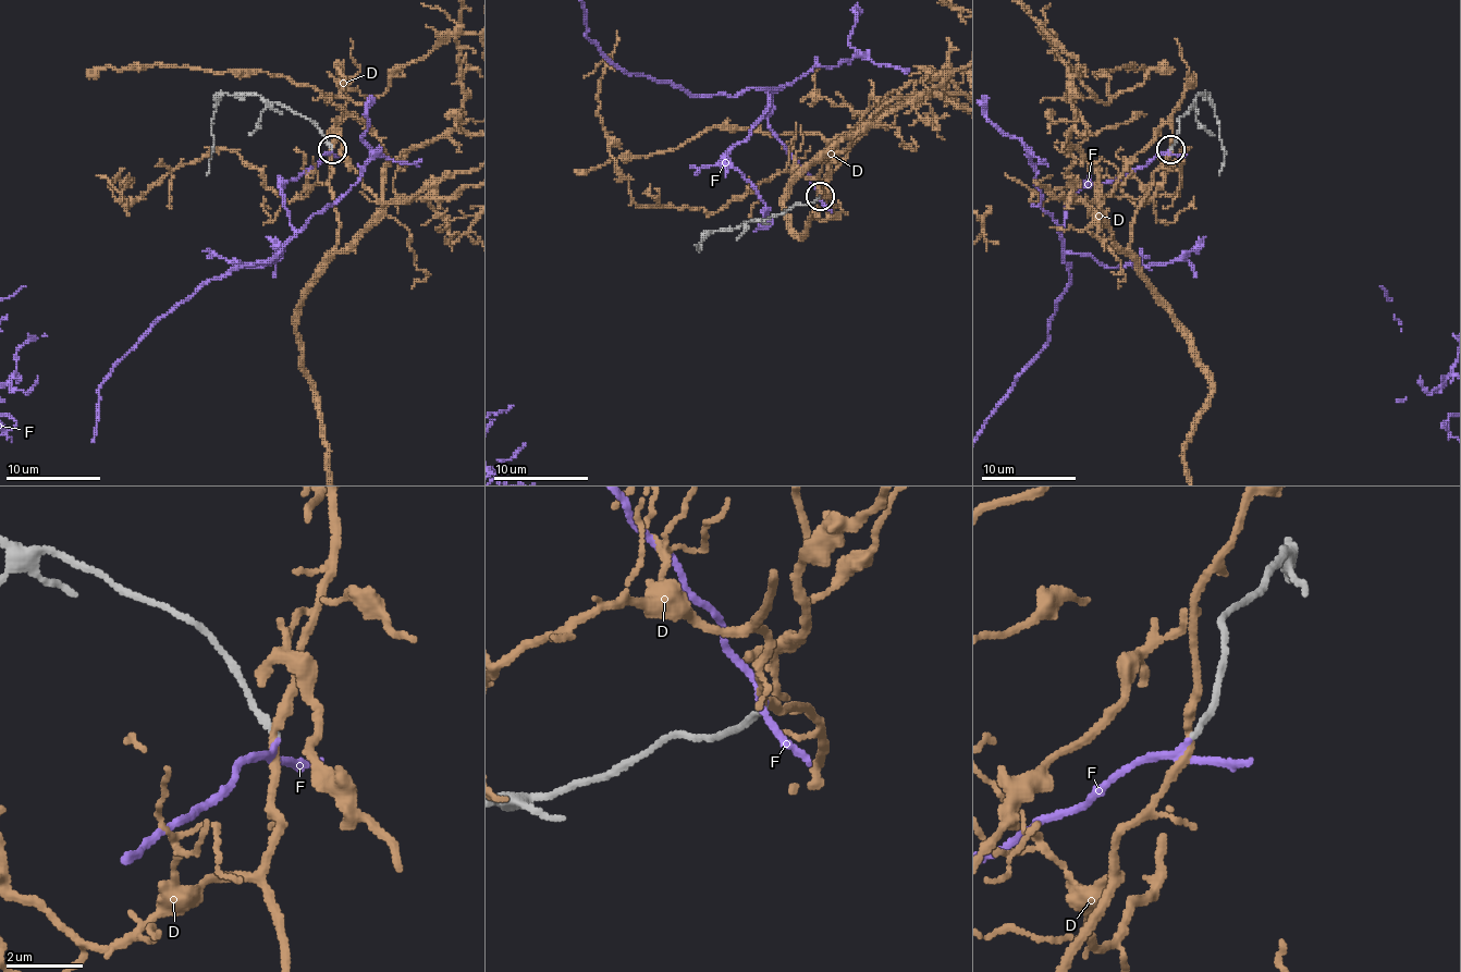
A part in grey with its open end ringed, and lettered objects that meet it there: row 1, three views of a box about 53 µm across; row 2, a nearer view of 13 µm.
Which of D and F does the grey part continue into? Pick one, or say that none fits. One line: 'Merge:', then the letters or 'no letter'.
Merge: F

